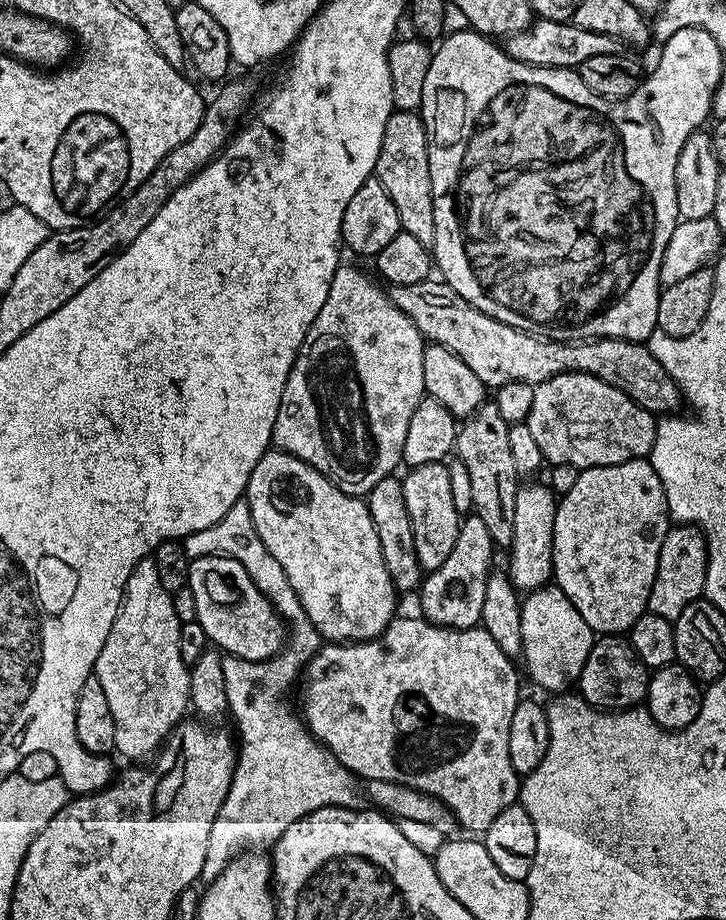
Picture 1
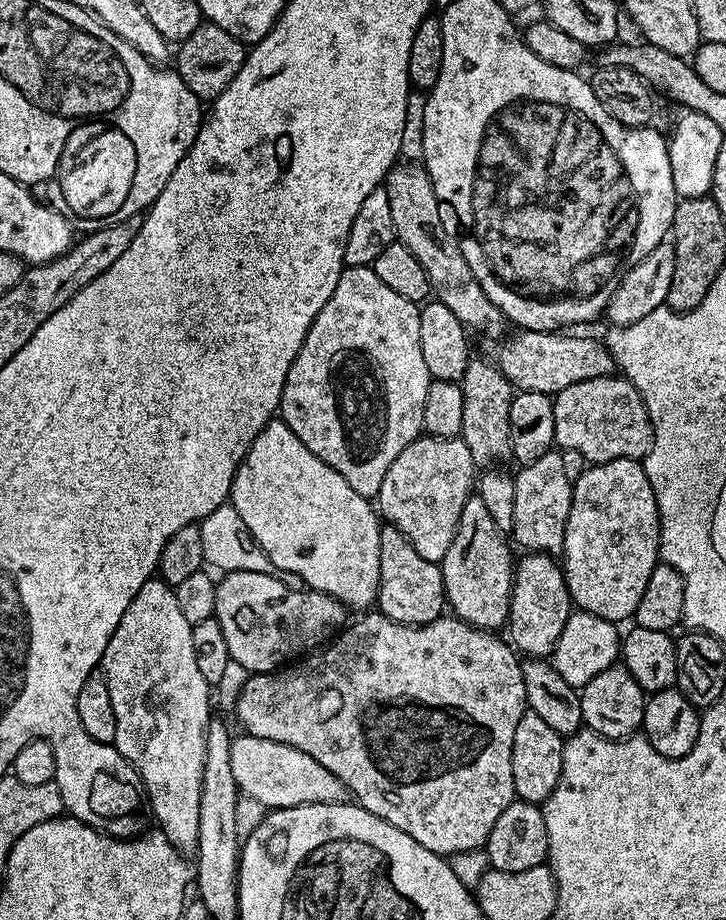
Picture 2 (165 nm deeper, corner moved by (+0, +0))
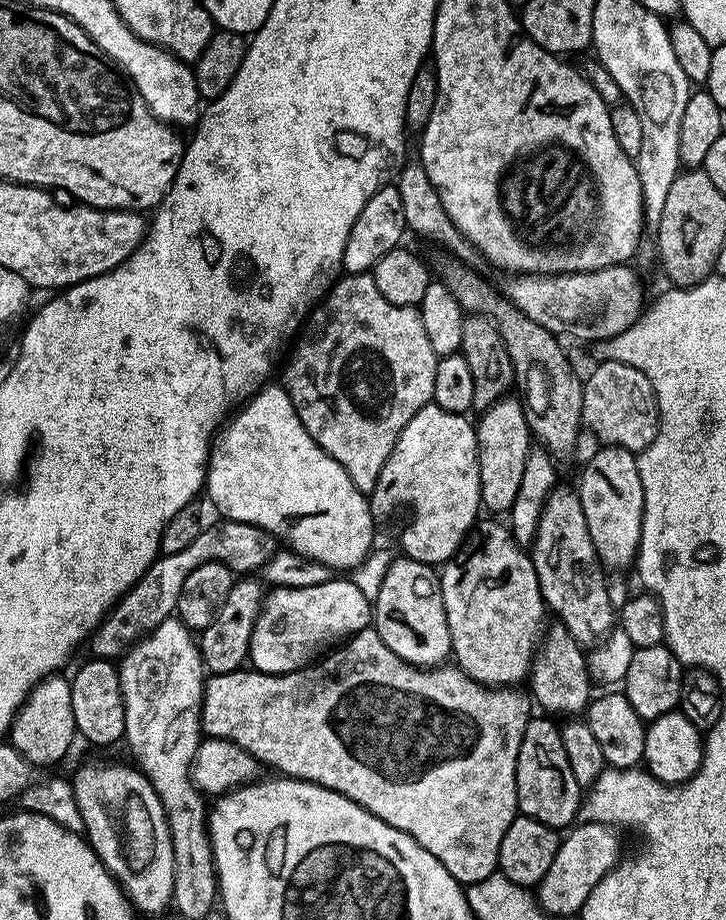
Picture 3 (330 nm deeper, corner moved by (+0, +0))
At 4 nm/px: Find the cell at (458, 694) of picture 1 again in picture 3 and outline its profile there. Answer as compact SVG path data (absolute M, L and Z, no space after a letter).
M375 627L364 628L357 636L350 636L343 644L331 649L315 662L293 672L283 672L275 676L255 670L241 670L230 674L209 675L204 681L204 697L200 707L200 726L205 737L214 740L229 740L246 750L261 765L277 768L279 775L294 780L308 780L323 788L334 790L362 806L370 814L382 818L390 826L405 832L418 846L430 850L446 870L461 886L480 883L497 871L500 862L500 847L510 822L518 815L516 807L516 759L522 746L522 734L533 711L534 704L527 691L519 692L516 686L490 688L479 684L465 674L459 666L437 666L435 668L415 668L406 663L386 642L382 642Z

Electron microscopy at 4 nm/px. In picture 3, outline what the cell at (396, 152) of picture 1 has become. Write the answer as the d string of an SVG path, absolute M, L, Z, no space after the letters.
M456 264L442 276L442 283L458 298L465 313L485 316L498 326L498 334L502 334L502 342L506 342L506 354L510 354L512 369L516 375L514 384L520 393L519 399L524 405L524 417L528 423L528 431L536 436L541 445L557 461L563 462L571 457L574 450L574 438L578 438L582 427L582 394L584 385L581 377L576 377L568 356L564 353L561 342L548 329L528 318L511 303L500 296L480 277L470 272L468 267Z

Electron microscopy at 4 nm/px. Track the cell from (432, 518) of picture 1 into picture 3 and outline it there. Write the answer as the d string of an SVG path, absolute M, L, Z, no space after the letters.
M437 404L422 406L398 434L382 474L370 494L372 519L377 529L385 528L400 543L400 552L423 564L443 565L455 556L482 512L480 503L480 459L476 449L476 429L467 415L442 410Z

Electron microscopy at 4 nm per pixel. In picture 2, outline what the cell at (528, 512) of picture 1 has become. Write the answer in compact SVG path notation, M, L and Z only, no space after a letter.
M528 552L514 564L506 636L513 649L524 658L551 657L574 611L570 590L564 581L564 569L552 560L555 559L549 553Z

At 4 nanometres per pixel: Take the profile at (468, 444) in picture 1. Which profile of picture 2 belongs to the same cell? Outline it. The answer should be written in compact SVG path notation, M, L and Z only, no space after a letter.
M469 359L462 381L464 401L462 402L462 430L459 439L466 442L470 458L477 466L496 466L500 460L508 460L512 454L510 442L510 402L514 395L512 384L503 376L491 359Z

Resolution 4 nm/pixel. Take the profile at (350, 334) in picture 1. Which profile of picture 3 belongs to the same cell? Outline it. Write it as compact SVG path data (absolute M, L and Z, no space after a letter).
M357 272L341 275L324 293L323 301L317 304L305 319L302 331L295 337L291 352L292 357L289 358L288 365L286 365L287 360L283 365L285 368L282 387L290 394L290 402L294 402L294 410L298 410L298 418L302 418L302 426L306 426L310 438L314 438L314 442L318 442L318 446L322 446L322 450L326 450L326 454L334 458L334 462L343 466L346 474L350 474L350 482L354 482L354 486L358 486L360 492L371 494L378 482L378 474L382 474L382 466L386 466L386 458L390 458L394 450L394 442L398 442L398 434L402 434L406 422L410 422L410 418L414 418L414 414L418 414L422 406L432 403L434 370L438 357L434 346L430 346L426 338L426 326L422 326L419 307L394 306L394 302L386 302L378 286L374 286L374 278L369 273Z

